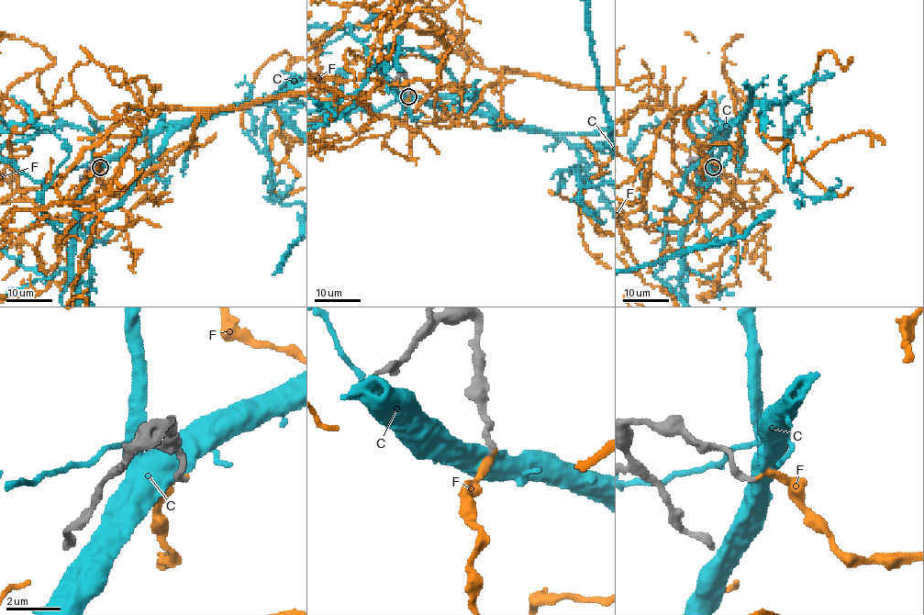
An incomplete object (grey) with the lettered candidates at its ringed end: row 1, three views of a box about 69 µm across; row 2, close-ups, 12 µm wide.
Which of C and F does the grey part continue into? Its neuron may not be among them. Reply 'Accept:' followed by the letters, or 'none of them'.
Accept: F

